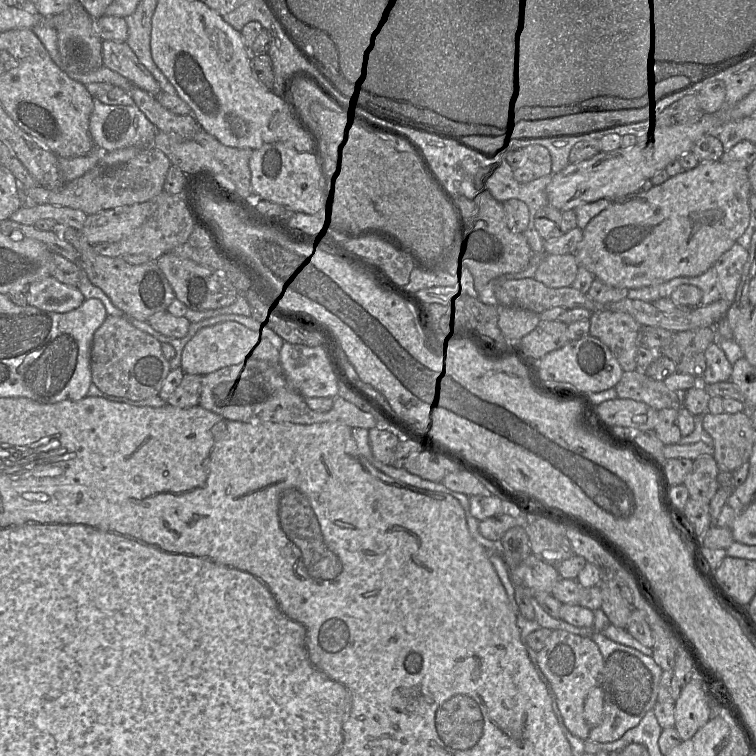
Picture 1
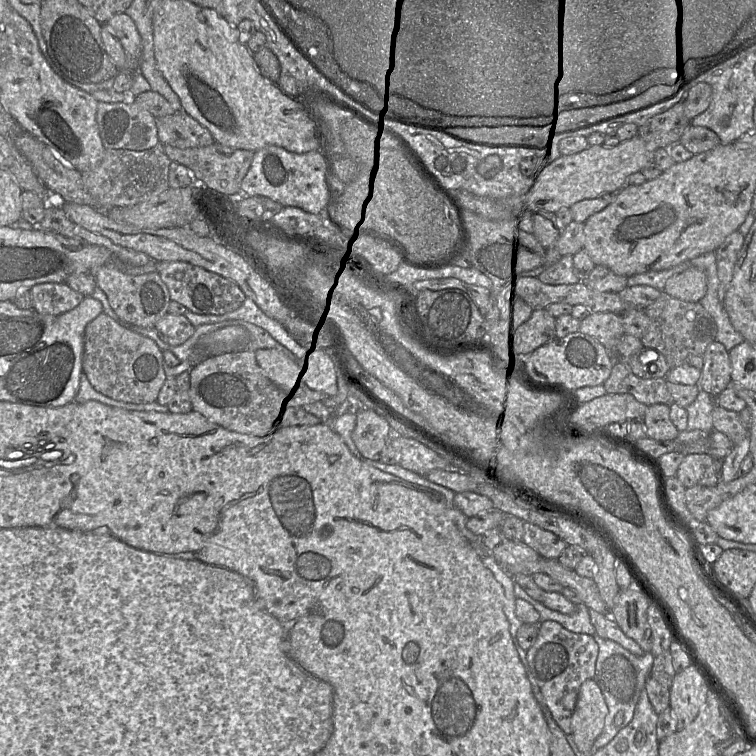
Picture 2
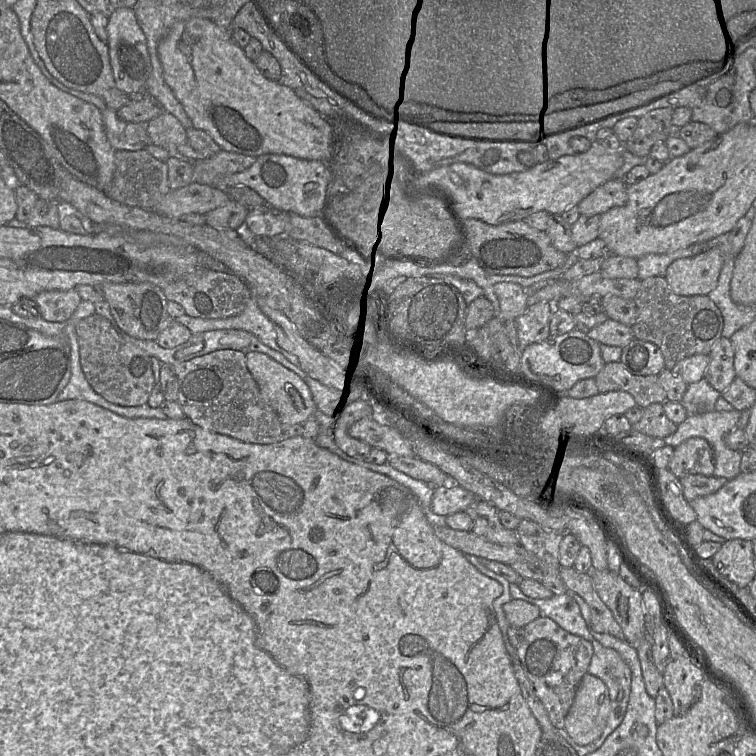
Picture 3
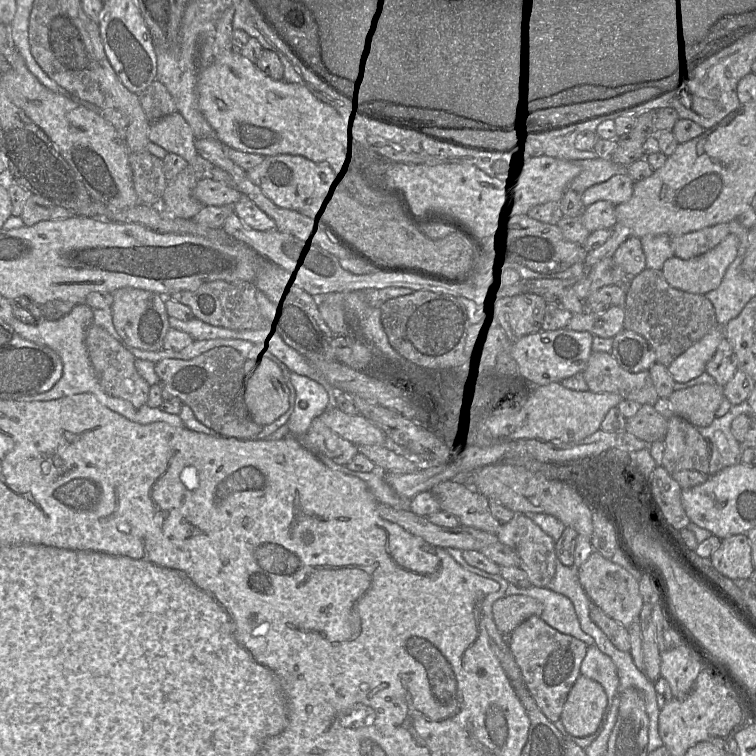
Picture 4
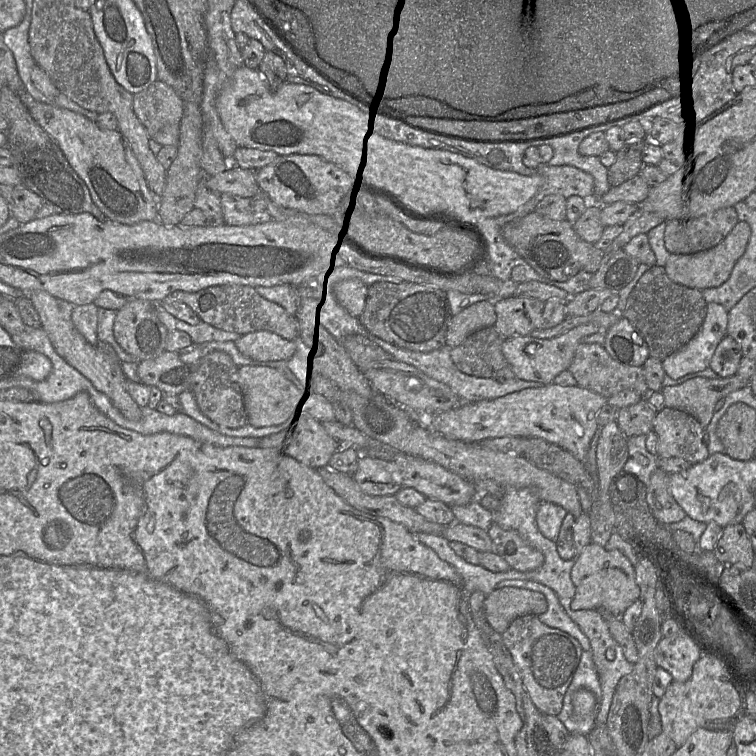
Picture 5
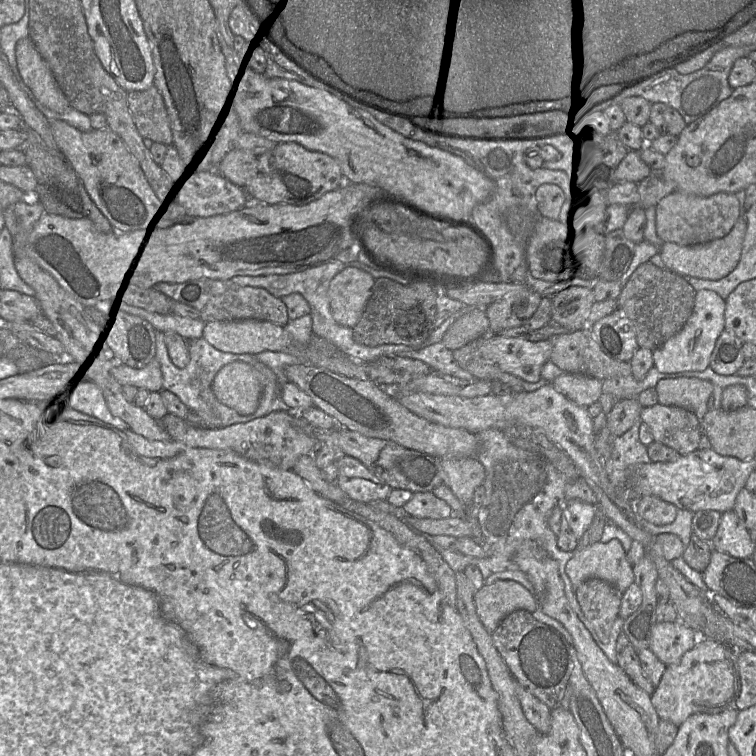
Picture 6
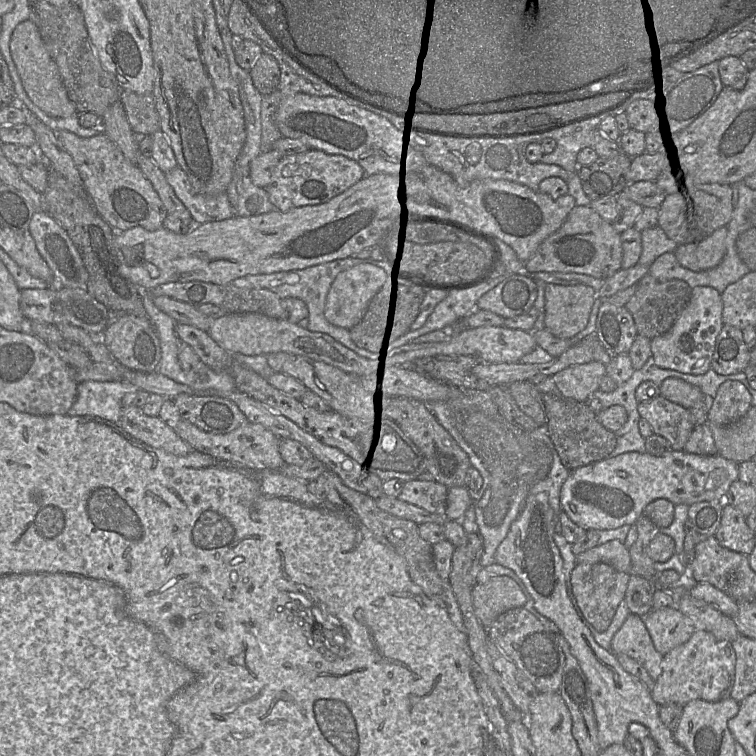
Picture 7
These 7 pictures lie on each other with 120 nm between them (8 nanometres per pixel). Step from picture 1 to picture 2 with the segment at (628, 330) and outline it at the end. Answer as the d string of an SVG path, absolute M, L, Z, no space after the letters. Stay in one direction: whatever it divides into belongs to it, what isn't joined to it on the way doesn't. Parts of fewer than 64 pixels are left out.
M593 313L581 320L580 331L596 338L617 361L617 344L625 334L622 317L616 313Z

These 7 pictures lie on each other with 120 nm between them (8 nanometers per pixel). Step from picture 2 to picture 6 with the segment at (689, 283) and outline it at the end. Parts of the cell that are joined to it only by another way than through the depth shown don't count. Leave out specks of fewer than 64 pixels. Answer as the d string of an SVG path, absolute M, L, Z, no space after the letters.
M740 216L731 231L724 237L705 244L682 246L665 242L660 255L668 270L680 276L691 276L700 279L719 280L731 273L739 263L743 242L747 231L747 220Z

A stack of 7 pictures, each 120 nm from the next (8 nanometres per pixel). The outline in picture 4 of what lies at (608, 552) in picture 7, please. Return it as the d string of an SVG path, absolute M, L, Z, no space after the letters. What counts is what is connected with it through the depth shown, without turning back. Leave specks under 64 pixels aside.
M594 551L578 568L578 578L591 602L625 628L639 619L644 601L639 592L638 577L633 576L622 566Z

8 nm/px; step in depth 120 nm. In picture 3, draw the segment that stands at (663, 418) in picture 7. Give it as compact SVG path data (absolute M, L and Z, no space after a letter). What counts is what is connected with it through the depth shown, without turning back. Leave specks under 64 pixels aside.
M689 438L674 448L668 469L679 479L690 474L714 476L713 449L704 438Z

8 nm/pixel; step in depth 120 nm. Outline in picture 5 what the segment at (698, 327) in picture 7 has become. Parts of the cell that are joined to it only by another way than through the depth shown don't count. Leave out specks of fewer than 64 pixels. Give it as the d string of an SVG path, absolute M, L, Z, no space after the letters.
M708 303L705 320L697 334L662 361L666 375L679 379L708 368L718 344L727 335L728 314L721 304Z

